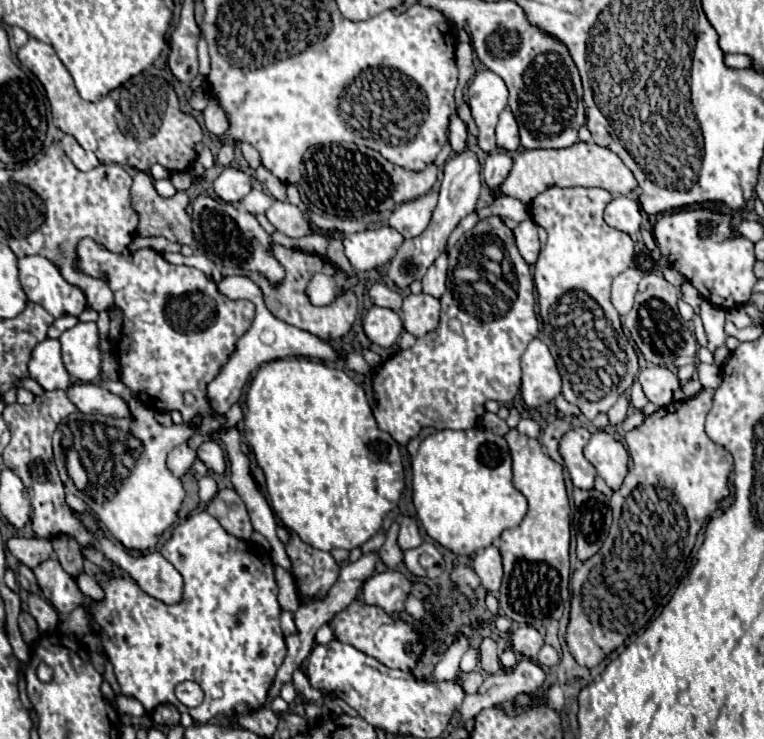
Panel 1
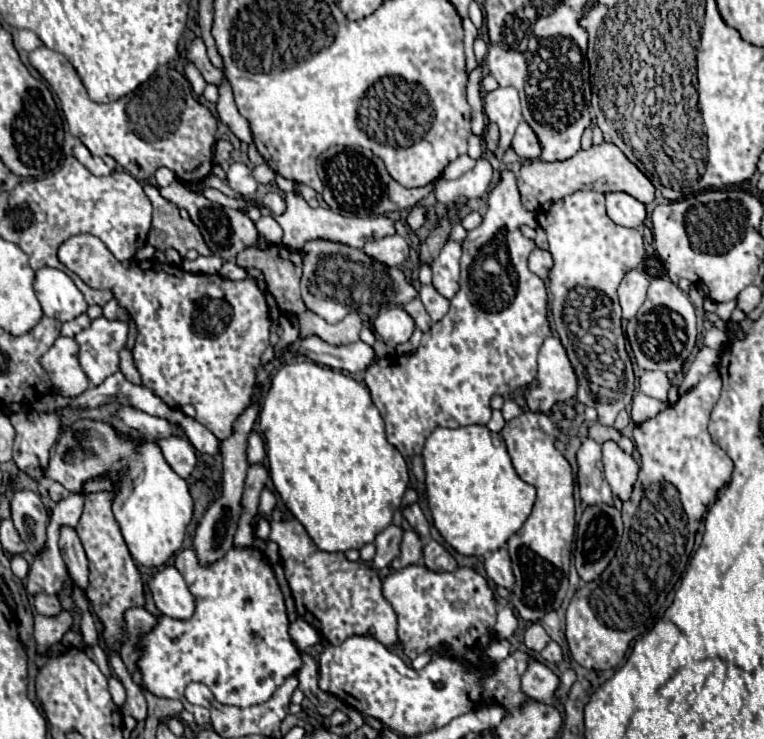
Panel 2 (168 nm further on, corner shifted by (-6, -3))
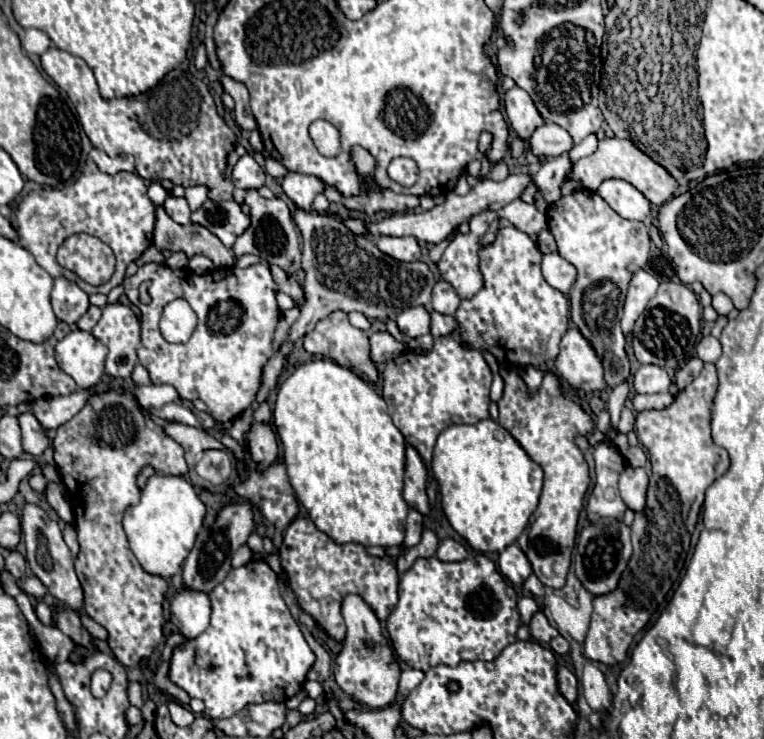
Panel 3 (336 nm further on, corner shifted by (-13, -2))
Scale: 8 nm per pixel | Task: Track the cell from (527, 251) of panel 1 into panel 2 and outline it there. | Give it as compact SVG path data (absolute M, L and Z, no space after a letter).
M534 249L530 259L528 259L528 267L532 273L536 273L540 279L548 279L548 273L552 269L552 255L548 251L542 251L542 249Z

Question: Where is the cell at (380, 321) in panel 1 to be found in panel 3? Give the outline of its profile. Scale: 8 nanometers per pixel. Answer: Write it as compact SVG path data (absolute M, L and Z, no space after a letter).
M415 306L415 308L407 308L405 312L401 312L395 318L399 330L409 336L409 338L417 338L423 334L429 334L429 312L423 306Z

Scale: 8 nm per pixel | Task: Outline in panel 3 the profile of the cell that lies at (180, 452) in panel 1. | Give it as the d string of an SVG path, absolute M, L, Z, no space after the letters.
M101 394L93 396L89 404L75 414L69 422L57 428L57 436L53 440L55 450L55 464L59 468L59 474L63 478L63 484L67 486L69 480L69 502L73 506L75 516L75 530L79 536L81 552L75 560L75 572L79 576L79 582L85 592L85 612L101 624L109 632L109 648L115 654L115 658L125 668L139 668L143 658L149 658L163 638L163 596L167 592L167 582L161 576L153 576L141 568L135 554L129 548L127 536L121 528L121 518L127 506L133 506L139 502L139 488L135 484L135 478L143 466L153 466L155 470L163 474L187 474L187 462L183 458L183 448L171 440L161 426L157 426L139 404L127 396L127 394Z

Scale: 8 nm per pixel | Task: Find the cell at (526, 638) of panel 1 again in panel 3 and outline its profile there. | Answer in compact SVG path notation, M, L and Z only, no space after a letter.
M537 612L537 614L531 618L531 622L529 622L529 632L531 632L531 638L535 638L535 640L541 642L541 644L547 644L551 638L559 636L557 628L553 628L553 626L547 622L547 618L545 618L543 612Z

